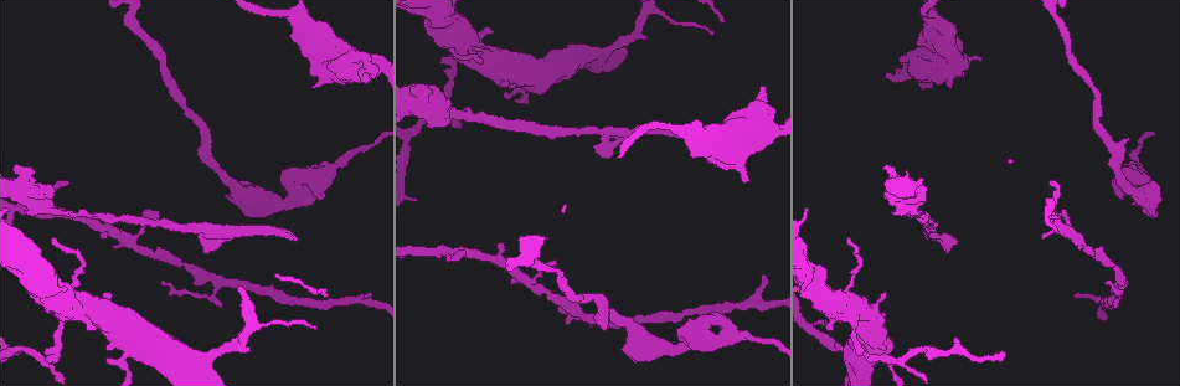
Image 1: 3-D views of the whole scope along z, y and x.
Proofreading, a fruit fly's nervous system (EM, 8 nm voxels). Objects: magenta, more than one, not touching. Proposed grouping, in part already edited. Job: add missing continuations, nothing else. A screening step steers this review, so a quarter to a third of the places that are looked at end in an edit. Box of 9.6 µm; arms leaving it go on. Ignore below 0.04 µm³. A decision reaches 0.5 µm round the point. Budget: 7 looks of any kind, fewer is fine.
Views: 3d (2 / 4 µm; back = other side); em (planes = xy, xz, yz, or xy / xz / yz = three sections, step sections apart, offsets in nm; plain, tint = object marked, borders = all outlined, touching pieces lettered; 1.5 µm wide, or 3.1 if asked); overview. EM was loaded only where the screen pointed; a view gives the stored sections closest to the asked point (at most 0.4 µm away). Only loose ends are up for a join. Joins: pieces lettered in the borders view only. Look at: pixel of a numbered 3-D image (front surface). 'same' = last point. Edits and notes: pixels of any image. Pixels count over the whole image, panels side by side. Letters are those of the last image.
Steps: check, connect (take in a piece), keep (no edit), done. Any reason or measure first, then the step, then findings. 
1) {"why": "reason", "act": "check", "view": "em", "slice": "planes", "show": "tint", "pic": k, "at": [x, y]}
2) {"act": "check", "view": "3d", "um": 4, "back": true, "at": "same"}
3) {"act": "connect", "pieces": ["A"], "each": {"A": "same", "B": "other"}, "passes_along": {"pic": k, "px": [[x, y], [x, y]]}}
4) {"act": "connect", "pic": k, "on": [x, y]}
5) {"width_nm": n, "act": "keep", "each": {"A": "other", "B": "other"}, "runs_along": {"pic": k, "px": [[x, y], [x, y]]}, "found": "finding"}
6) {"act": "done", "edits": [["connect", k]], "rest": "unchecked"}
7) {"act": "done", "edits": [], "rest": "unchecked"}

{"why": "tapers out", "act": "check", "view": "em", "slice": "planes", "show": "borders", "pic": 1, "at": [294, 238]}

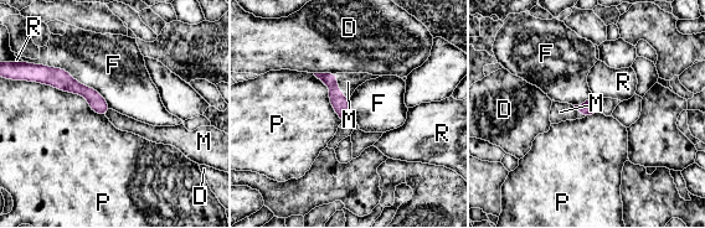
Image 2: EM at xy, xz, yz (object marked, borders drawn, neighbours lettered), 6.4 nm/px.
{"act": "connect", "pieces": ["M"], "each": {"D": "other", "F": "other", "M": "same", "P": "other", "R": "other"}, "passes_along": {"pic": 2, "px": [[340, 103], [338, 86], [348, 82]]}, "found": "the neuron continues"}

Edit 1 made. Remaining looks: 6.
{"why": "branch stops here", "act": "check", "view": "3d", "um": 2, "pic": 1, "at": [312, 87]}

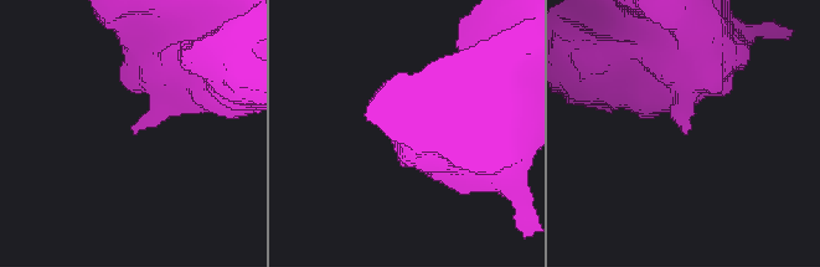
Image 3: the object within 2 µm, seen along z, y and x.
{"act": "check", "view": "em", "slice": "planes", "show": "plain", "pic": 3, "at": [685, 131]}

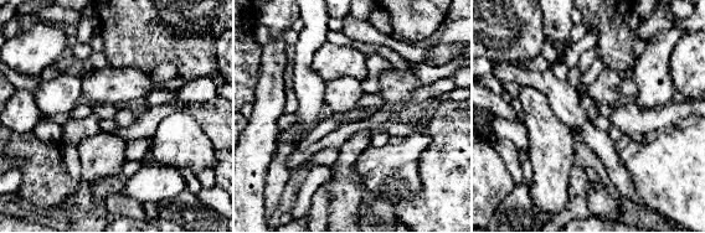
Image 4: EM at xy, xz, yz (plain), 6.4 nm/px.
{"why": "see the neighbours", "act": "check", "view": "em", "slice": "planes", "show": "borders", "at": "same"}

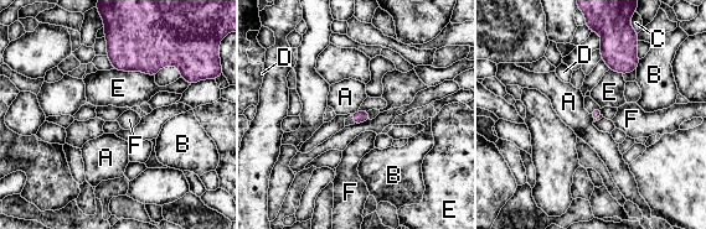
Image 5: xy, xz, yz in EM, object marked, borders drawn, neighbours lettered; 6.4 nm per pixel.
{"act": "keep", "each": {"A": "other", "B": "other", "C": "other", "D": "other", "E": "other", "F": "other"}, "found": "none of them fits"}

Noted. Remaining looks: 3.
{"why": "branch stops here", "act": "check", "view": "em", "slice": "yz", "step": 4, "show": "tint", "pic": 1, "at": [885, 74]}

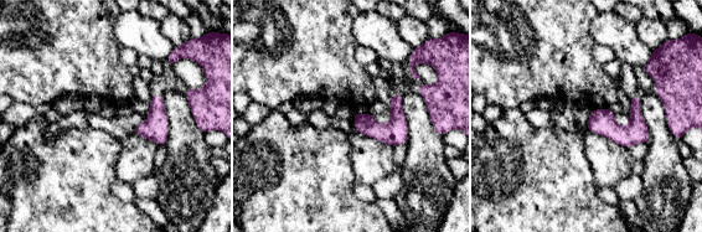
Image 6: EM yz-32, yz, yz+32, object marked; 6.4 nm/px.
{"act": "check", "view": "em", "slice": "planes", "show": "borders", "at": "same"}

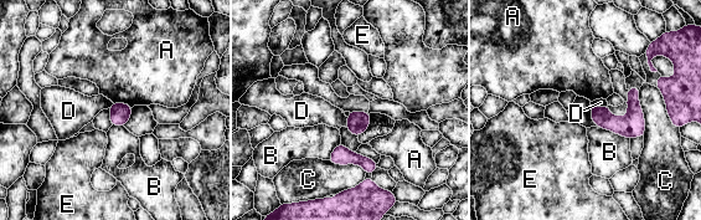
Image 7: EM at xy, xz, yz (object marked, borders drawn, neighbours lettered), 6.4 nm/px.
{"longest_contact_nm": ["C", 320], "act": "keep", "each": {"A": "other", "B": "other", "C": "other", "D": "other", "E": "other"}, "border": {"pic": 7, "px": [[607, 103], [603, 106], [591, 106]]}, "found": "no lettered piece goes on from it"}

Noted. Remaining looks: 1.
{"act": "done", "edits": [["connect", 2]], "rest": "unchecked"}

